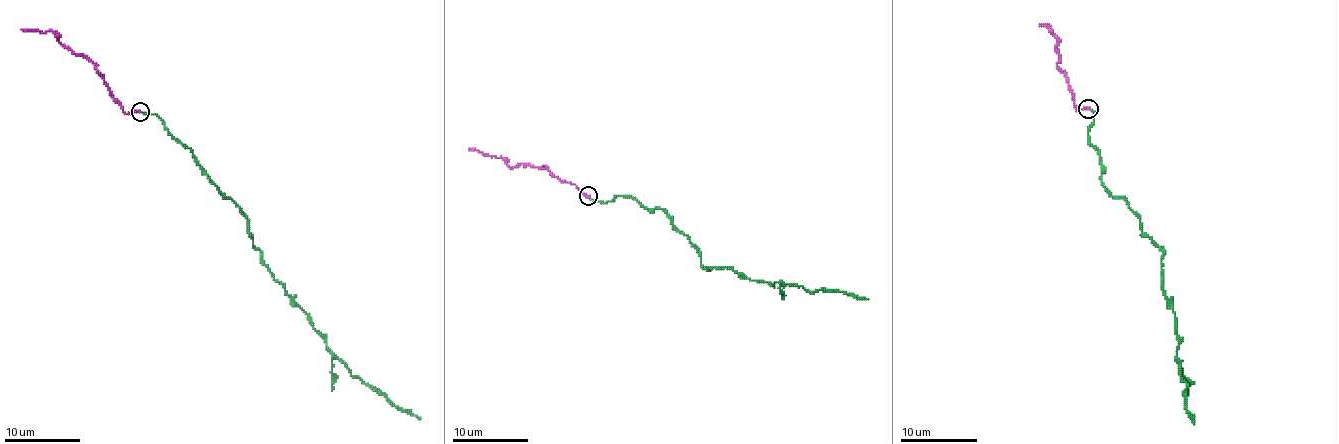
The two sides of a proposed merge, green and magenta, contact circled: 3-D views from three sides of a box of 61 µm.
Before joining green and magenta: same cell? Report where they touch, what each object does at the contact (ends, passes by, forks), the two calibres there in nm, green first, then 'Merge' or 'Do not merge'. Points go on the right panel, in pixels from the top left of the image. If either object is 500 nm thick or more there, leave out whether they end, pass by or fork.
Place: (1088, 109). At the ring green ends. At the ring magenta ends. Thickness 150 nm (green) against 200 nm. Merge

